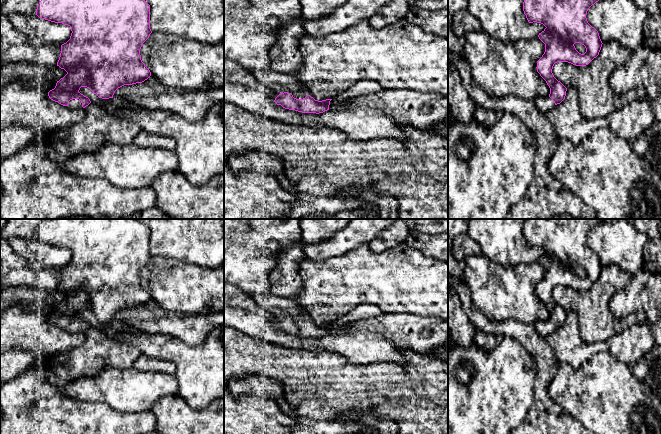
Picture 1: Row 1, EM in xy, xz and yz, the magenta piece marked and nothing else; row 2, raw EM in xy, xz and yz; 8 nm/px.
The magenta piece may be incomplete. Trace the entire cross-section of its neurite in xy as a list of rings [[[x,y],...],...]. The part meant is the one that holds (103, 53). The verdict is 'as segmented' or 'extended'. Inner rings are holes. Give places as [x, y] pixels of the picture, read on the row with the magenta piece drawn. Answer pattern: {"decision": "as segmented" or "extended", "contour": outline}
{"decision": "extended", "contour": [[[41,0],[37,6],[36,15],[39,18],[51,22],[68,25],[71,27],[72,31],[70,39],[66,43],[61,45],[61,53],[59,60],[57,62],[57,66],[59,66],[61,69],[64,69],[67,72],[67,74],[59,81],[57,81],[54,89],[48,92],[48,96],[51,100],[58,102],[63,106],[68,106],[69,108],[72,109],[80,107],[85,108],[91,103],[91,101],[88,97],[84,96],[79,92],[81,87],[89,88],[99,98],[109,99],[113,98],[113,95],[118,88],[124,85],[142,83],[151,76],[150,70],[142,62],[140,55],[140,49],[143,43],[149,38],[150,34],[152,33],[150,29],[150,5],[145,0]]]}

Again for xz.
{"decision": "extended", "contour": [[[270,69],[252,74],[268,89],[277,89],[280,92],[274,102],[285,109],[316,114],[329,110],[332,99],[315,100],[302,89],[300,82],[292,75],[281,74]]]}

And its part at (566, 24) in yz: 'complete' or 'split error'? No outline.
split error

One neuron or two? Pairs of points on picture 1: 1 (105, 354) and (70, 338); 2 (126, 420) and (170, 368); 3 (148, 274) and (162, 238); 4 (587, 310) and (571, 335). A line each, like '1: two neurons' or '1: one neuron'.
1: two neurons
2: two neurons
3: two neurons
4: two neurons

